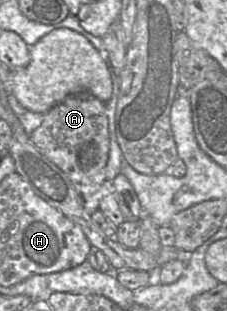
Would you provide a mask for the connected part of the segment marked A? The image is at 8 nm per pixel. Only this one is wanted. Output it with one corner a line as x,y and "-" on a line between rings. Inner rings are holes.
89,92
67,96
44,113
42,123
29,135
29,141
66,174
88,214
99,209
110,146
106,102

